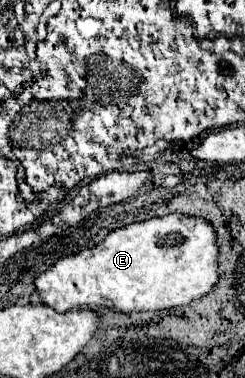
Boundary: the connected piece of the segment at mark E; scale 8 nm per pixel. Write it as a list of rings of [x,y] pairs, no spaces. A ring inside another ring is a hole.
[[[168,214],[160,218],[150,218],[144,222],[134,222],[112,230],[100,244],[94,248],[82,250],[72,256],[64,256],[48,270],[40,272],[32,284],[42,300],[42,304],[68,312],[76,308],[104,306],[112,312],[142,312],[142,310],[166,310],[176,306],[186,306],[192,300],[208,294],[218,282],[218,246],[216,230],[204,218],[192,218],[182,214]]]

